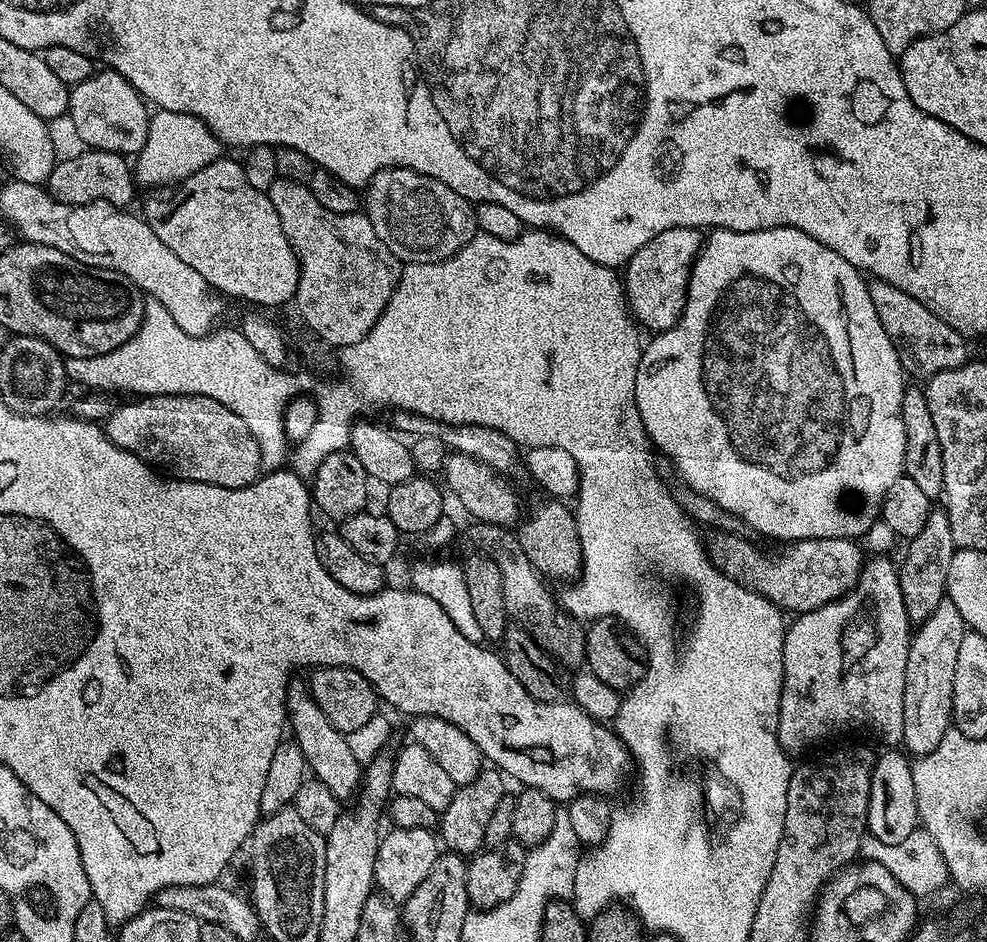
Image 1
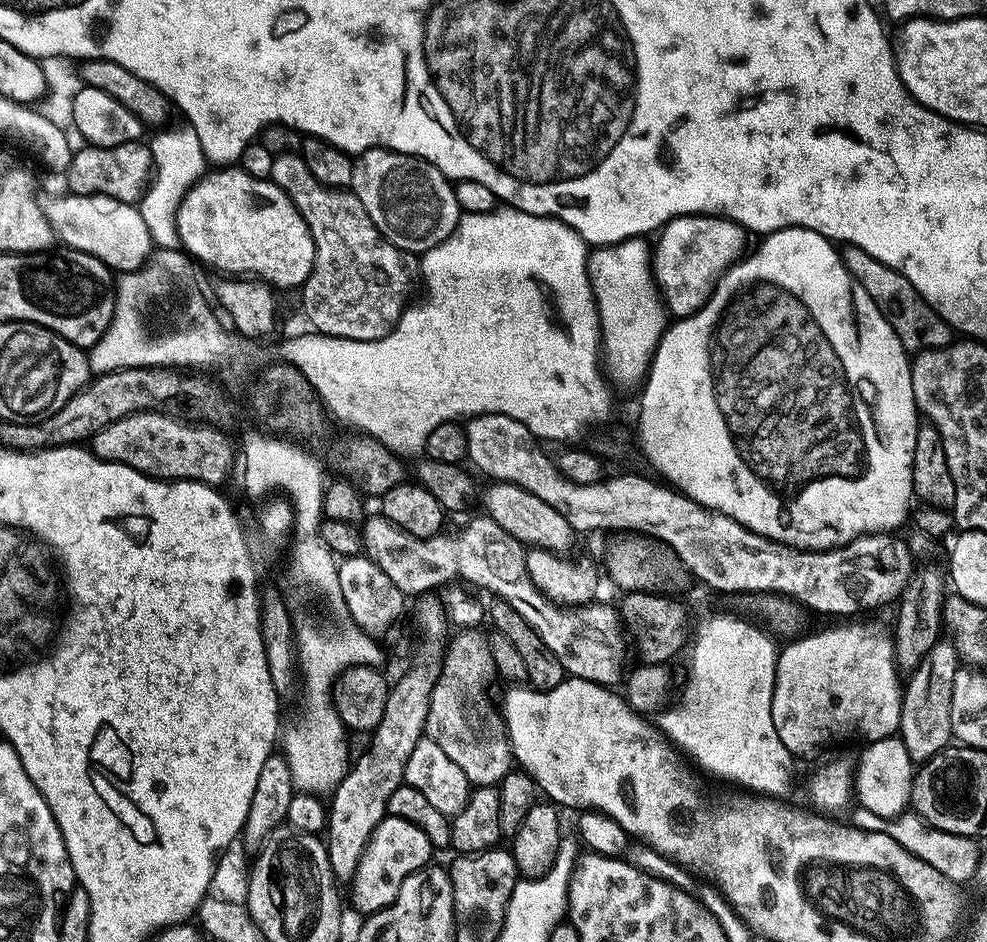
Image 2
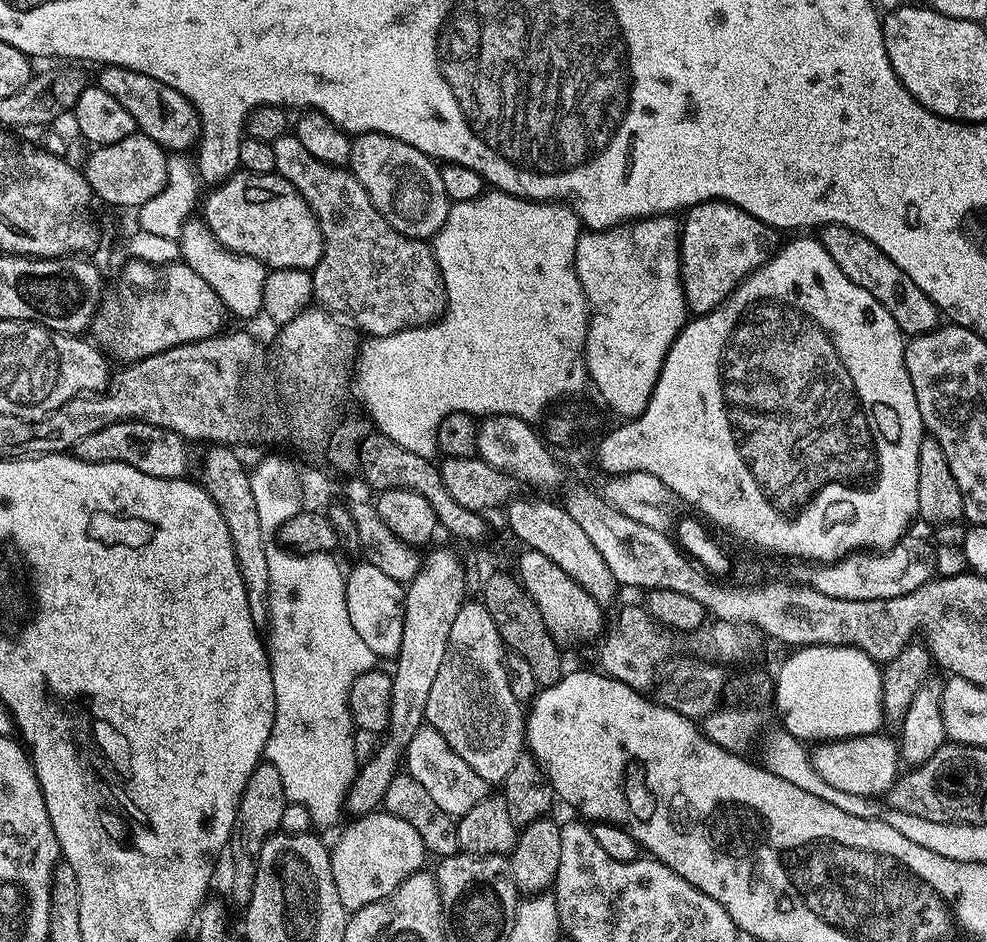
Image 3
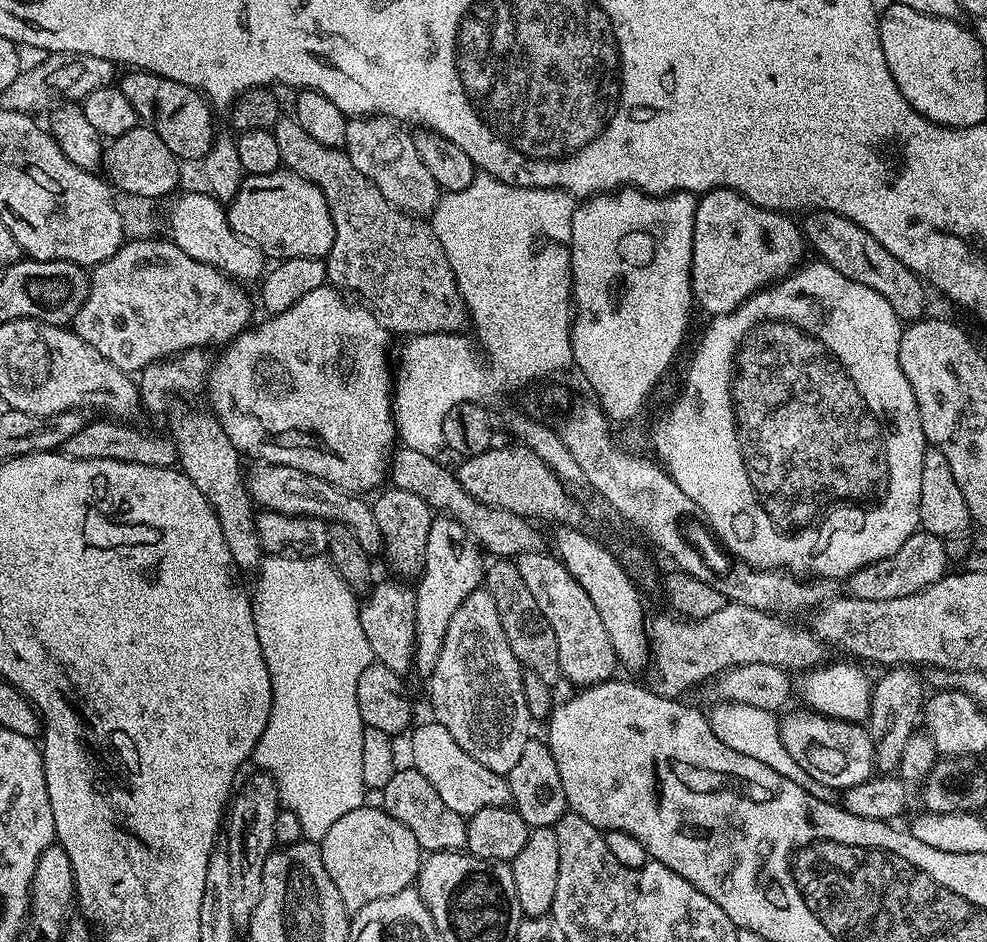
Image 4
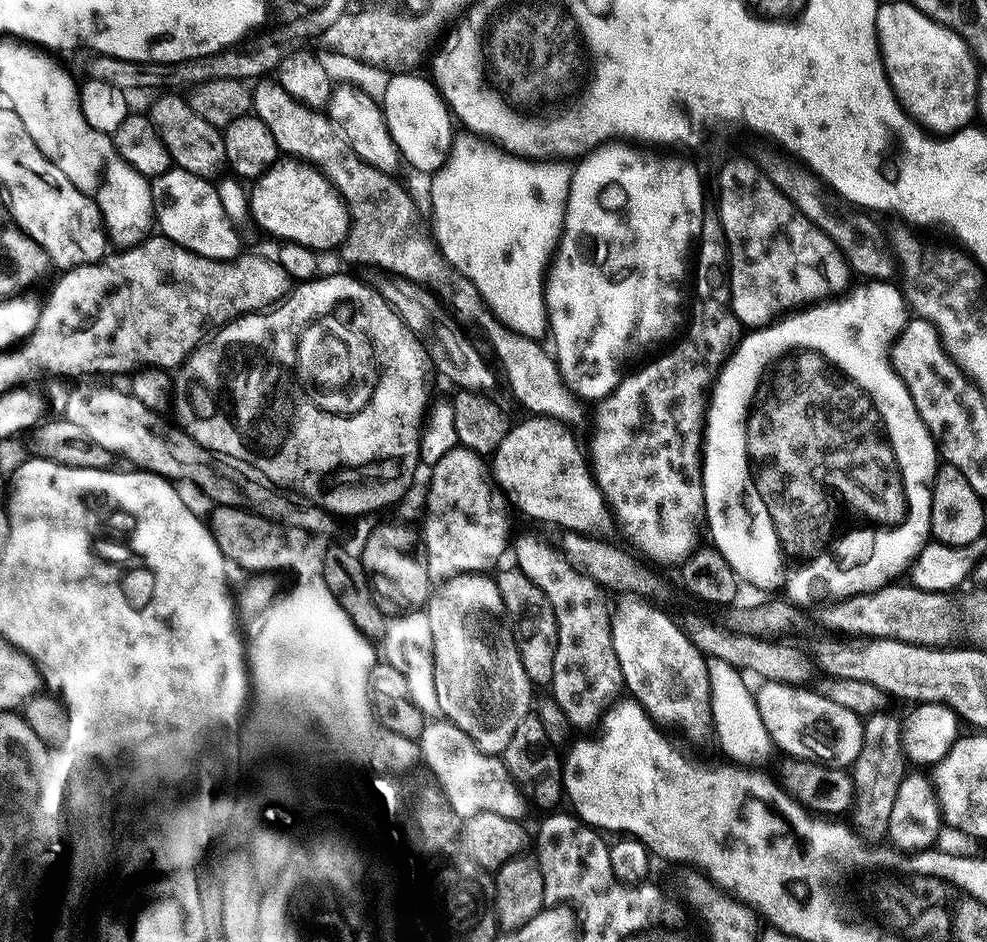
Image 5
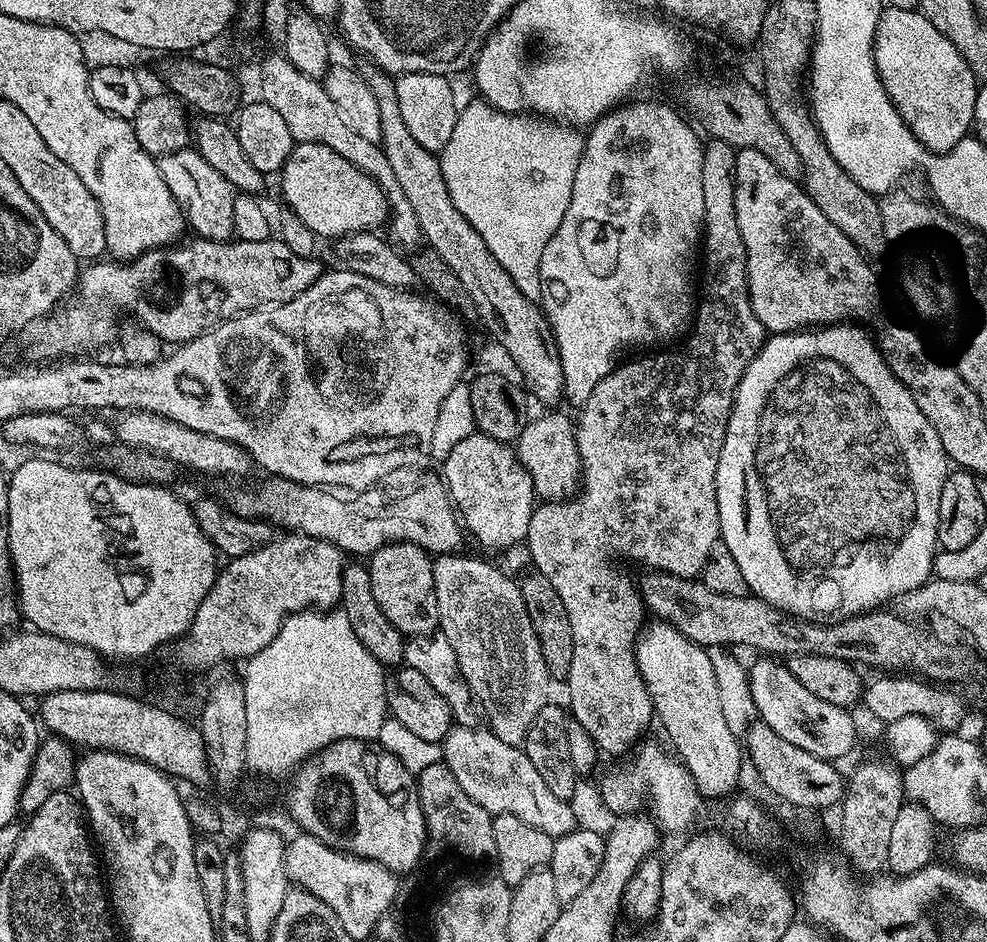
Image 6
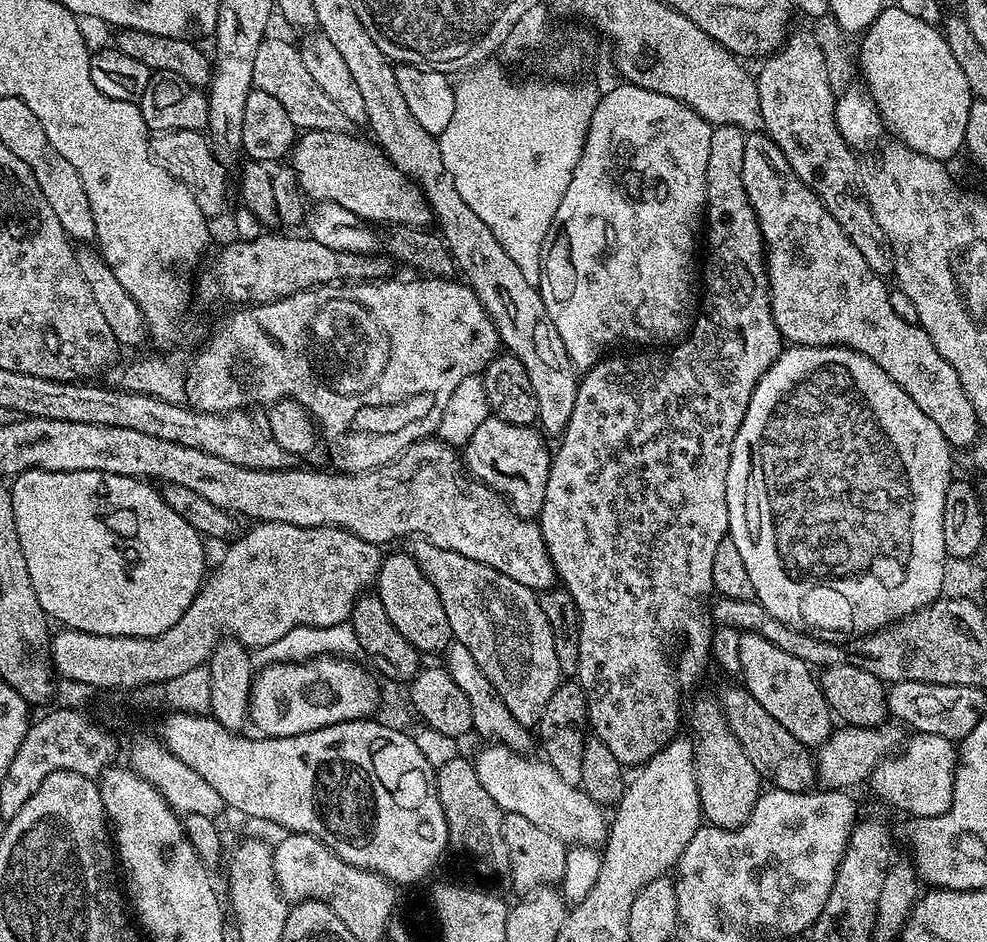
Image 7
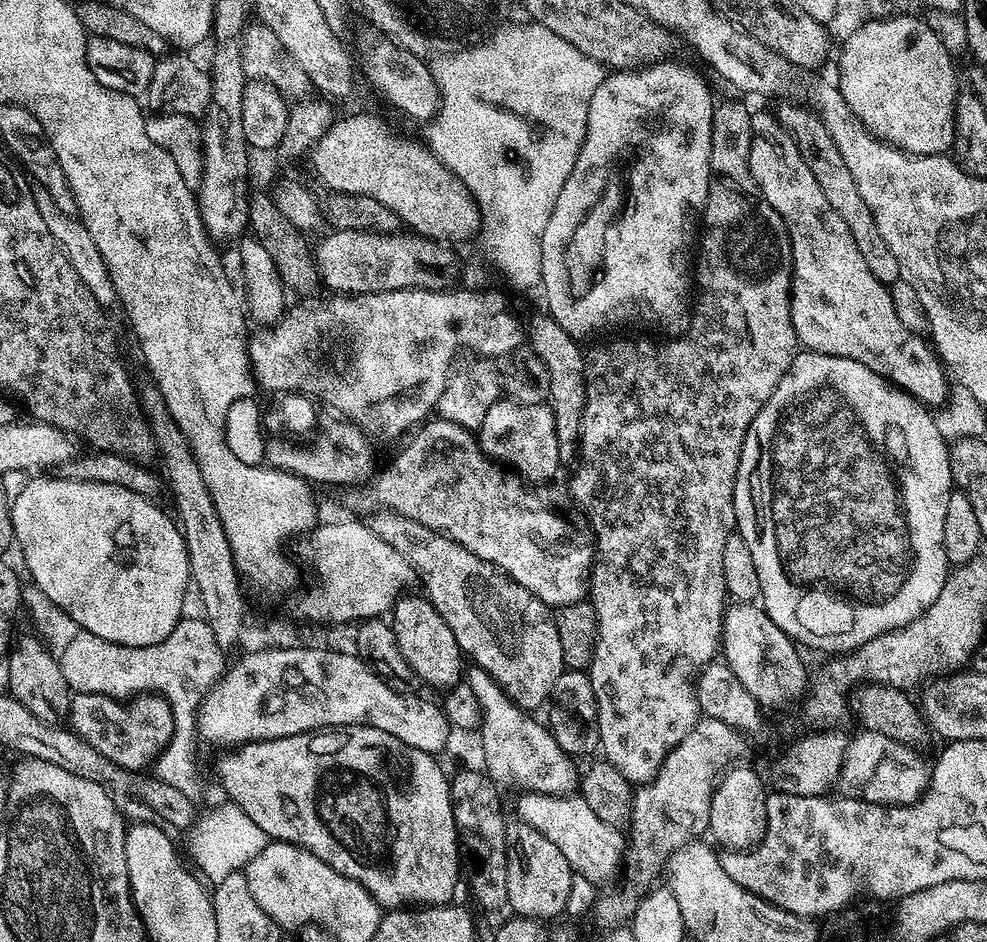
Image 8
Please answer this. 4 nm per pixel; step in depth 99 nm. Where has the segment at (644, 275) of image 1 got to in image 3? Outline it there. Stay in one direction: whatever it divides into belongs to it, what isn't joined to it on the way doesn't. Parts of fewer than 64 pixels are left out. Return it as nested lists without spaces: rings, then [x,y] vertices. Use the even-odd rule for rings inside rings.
[[[708,200],[704,204],[696,204],[687,209],[683,216],[679,245],[680,285],[684,288],[684,300],[688,303],[689,313],[704,316],[717,308],[740,285],[741,280],[768,261],[778,247],[778,232],[769,224],[763,224],[758,218],[746,214],[744,210],[725,200]]]

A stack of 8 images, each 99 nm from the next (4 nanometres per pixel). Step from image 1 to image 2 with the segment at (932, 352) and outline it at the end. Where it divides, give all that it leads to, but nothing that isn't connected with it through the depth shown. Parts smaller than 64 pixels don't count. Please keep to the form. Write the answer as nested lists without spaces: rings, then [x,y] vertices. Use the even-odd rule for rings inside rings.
[[[845,247],[842,255],[848,273],[860,283],[862,290],[866,290],[866,294],[870,294],[878,310],[882,310],[886,322],[890,322],[894,334],[898,334],[898,342],[902,342],[902,346],[909,354],[930,352],[946,348],[953,343],[953,328],[921,298],[918,290],[914,290],[914,286],[901,272],[887,268],[861,248]]]

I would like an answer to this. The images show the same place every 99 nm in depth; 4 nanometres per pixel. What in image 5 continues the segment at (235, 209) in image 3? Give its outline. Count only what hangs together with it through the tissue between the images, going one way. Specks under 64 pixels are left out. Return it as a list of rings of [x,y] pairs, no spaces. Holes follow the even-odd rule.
[[[281,158],[272,167],[267,168],[262,175],[255,177],[250,188],[250,216],[264,232],[277,236],[280,242],[301,244],[312,248],[319,254],[339,249],[348,239],[348,207],[337,192],[335,186],[320,173],[317,168],[295,158]]]

